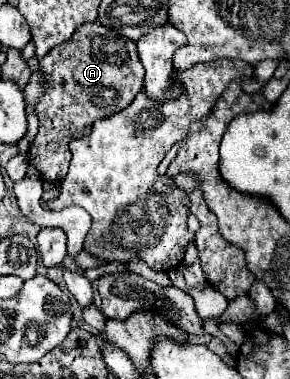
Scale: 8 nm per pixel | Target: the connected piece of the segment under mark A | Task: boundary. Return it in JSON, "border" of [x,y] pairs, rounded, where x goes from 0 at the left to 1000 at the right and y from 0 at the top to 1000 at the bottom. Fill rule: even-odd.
{"border":[[[341,58],[286,63],[259,90],[217,111],[217,121],[190,121],[141,153],[141,185],[162,195],[169,232],[141,269],[128,274],[128,306],[134,306],[134,348],[121,369],[107,375],[107,391],[93,401],[100,433],[114,433],[148,475],[210,480],[231,459],[238,438],[238,375],[252,364],[286,364],[314,348],[314,327],[348,311],[376,311],[417,290],[431,290],[466,253],[493,232],[493,169],[472,142],[472,116],[445,100],[424,100],[417,90],[397,90],[390,79],[362,74]]]}

